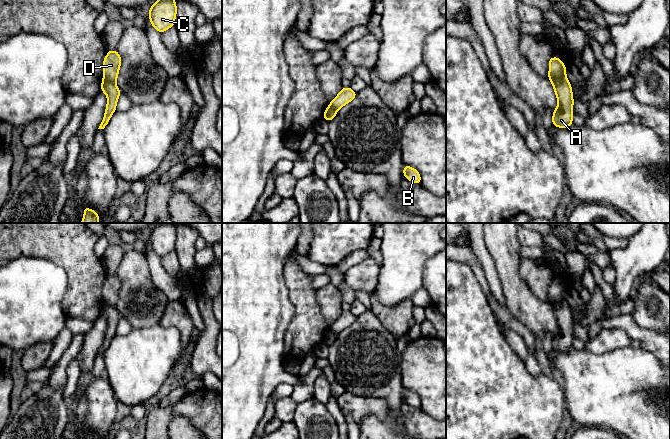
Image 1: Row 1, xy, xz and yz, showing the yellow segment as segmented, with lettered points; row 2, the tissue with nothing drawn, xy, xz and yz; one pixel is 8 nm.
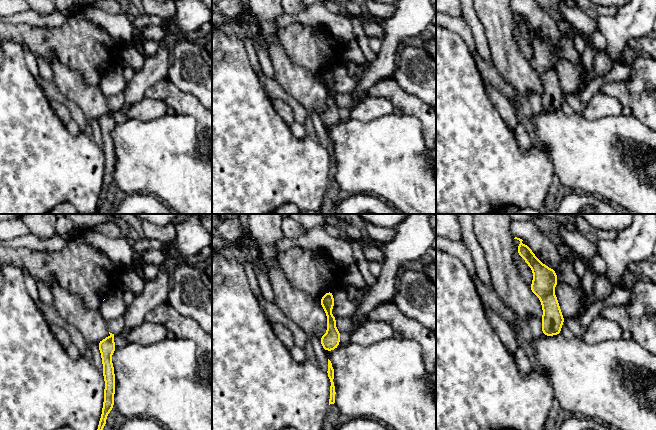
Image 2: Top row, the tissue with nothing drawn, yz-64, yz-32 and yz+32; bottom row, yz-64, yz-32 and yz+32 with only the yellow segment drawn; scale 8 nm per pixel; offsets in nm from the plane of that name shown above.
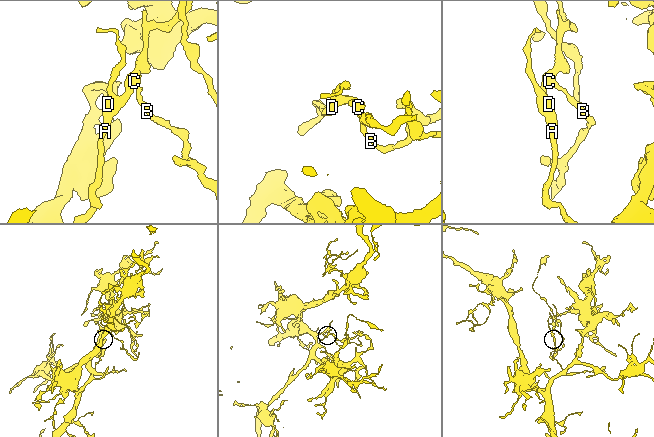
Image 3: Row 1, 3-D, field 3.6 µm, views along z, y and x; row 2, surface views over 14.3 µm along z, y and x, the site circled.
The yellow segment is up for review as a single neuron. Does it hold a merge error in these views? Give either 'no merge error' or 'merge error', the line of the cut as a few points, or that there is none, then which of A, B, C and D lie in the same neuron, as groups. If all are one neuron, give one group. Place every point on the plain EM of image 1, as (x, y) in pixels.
merge error | yz (564, 298), (551, 305) | A / B C D

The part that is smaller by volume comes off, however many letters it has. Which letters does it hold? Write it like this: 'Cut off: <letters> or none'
Cut off: B, C, D

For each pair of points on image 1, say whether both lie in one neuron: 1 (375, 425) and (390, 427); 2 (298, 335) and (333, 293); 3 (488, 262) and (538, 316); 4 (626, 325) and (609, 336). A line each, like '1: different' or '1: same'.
1: same
2: different
3: different
4: different

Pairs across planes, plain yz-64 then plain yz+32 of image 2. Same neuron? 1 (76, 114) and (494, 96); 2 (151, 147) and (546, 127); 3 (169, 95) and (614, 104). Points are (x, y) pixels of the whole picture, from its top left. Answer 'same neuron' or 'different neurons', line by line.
1: different neurons
2: same neuron
3: different neurons

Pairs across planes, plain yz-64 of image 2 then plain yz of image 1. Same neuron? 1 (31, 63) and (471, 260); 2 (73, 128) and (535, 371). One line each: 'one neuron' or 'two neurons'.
1: one neuron
2: one neuron

